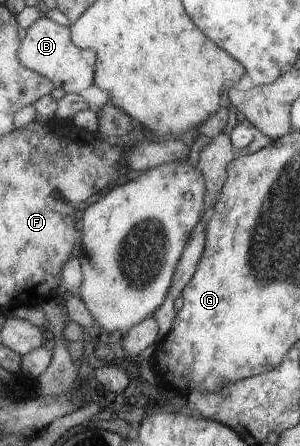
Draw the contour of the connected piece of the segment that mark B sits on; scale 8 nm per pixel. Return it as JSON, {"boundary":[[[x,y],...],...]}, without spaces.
{"boundary":[[[42,16],[28,28],[27,36],[18,50],[19,60],[31,70],[42,74],[63,88],[66,93],[78,93],[92,84],[95,74],[96,52],[77,48],[71,41],[71,29]]]}

